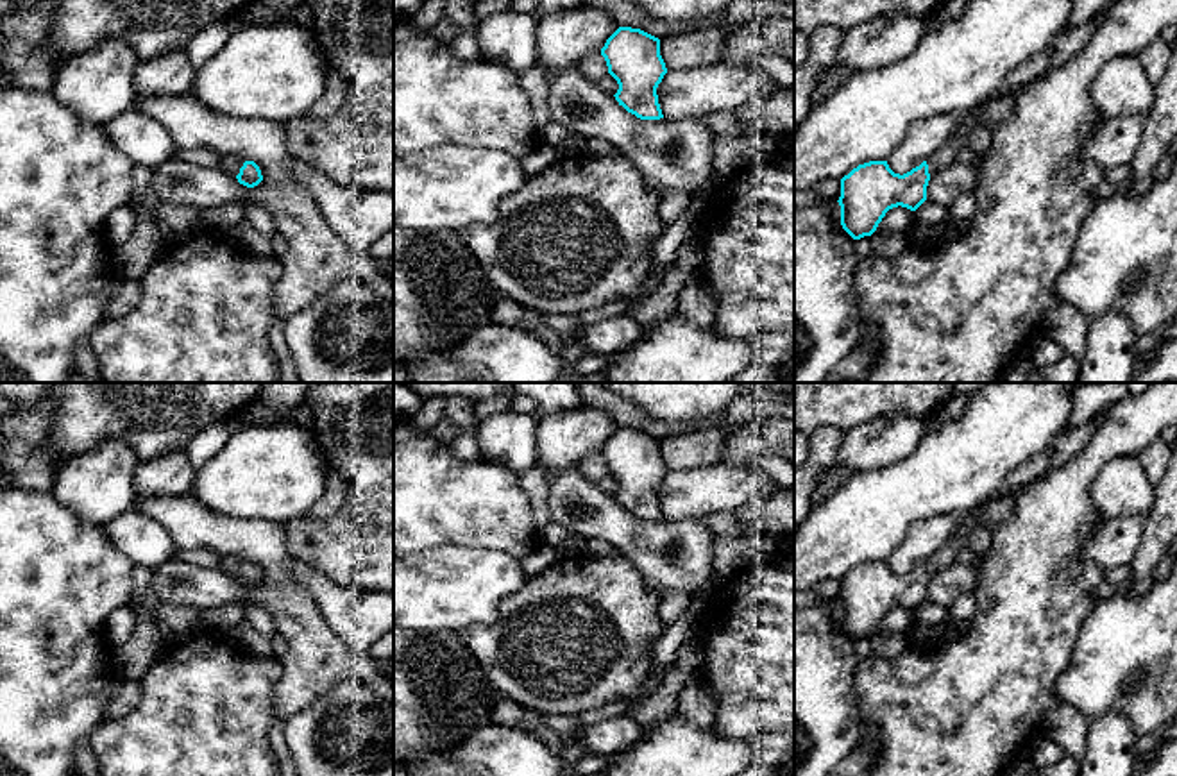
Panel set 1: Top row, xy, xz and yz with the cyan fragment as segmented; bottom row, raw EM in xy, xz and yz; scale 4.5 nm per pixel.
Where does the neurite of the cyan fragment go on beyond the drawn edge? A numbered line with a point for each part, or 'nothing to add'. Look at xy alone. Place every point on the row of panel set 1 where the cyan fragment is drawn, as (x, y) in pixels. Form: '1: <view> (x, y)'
1: xy (229, 163)

